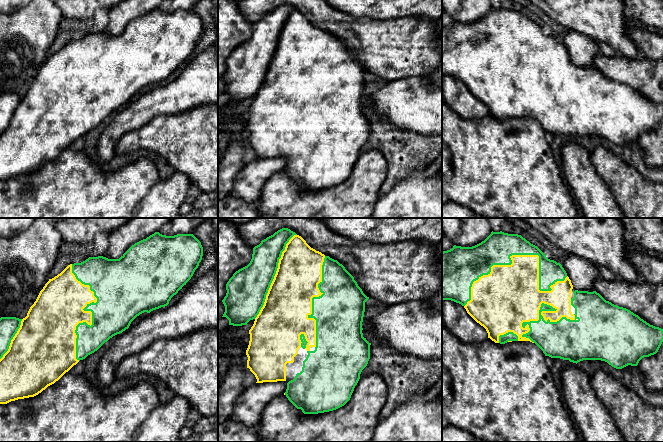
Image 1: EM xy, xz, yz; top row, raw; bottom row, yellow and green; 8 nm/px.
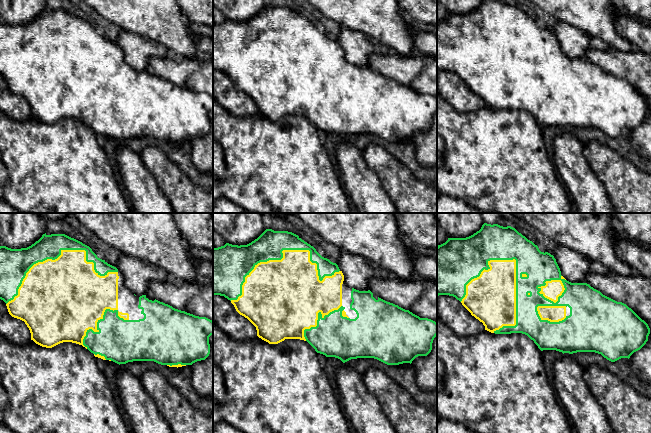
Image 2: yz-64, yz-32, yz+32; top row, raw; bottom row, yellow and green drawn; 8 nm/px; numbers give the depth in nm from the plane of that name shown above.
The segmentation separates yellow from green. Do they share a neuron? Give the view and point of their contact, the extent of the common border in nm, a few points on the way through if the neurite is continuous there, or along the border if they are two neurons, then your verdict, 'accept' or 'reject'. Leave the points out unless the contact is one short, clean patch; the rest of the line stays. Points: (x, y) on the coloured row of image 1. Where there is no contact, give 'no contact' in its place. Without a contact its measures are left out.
contact yz (521, 255); length 850 nm; accept

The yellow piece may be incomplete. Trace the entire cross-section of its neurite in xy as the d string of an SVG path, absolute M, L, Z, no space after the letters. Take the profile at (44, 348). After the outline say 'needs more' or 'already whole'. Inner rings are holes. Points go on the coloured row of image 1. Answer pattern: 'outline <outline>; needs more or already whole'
outline M155 232L146 239L132 245L119 259L108 259L103 256L89 257L81 263L68 265L60 274L45 284L36 301L30 307L27 316L23 319L16 317L0 318L0 404L11 401L34 397L45 390L48 386L58 381L80 360L97 351L105 342L113 336L122 333L129 328L131 322L140 314L165 307L171 298L191 279L195 270L202 260L203 247L201 242L193 234L177 234L174 236L162 235Z; needs more

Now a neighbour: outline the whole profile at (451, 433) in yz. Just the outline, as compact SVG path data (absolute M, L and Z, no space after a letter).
M449 424L442 429L442 442L488 442L472 436L468 431Z

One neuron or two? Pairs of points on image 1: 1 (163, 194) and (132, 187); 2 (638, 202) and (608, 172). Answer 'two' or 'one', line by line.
1: two
2: one

